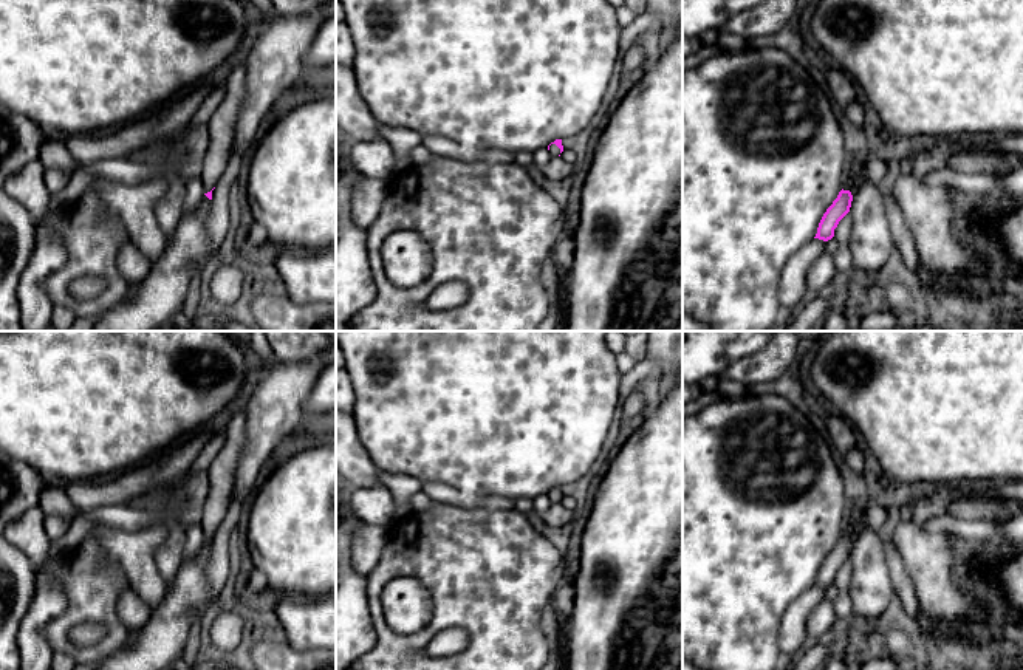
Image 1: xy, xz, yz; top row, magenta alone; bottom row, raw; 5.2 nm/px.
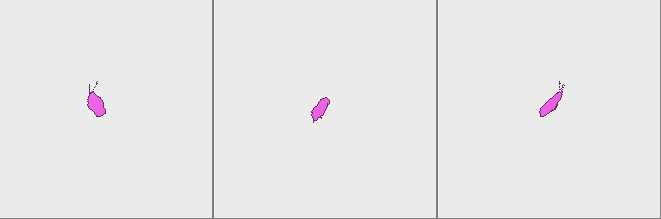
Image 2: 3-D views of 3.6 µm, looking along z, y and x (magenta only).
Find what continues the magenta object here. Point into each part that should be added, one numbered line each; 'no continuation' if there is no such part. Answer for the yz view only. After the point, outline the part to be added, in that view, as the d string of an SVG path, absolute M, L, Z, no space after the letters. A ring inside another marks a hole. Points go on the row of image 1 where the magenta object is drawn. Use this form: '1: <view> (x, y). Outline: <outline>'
1: yz (848, 183). Outline: M859 164L853 166L853 172L843 181L843 186L842 186L843 190L850 190L851 192L853 184L856 183L857 176L860 175L860 169L862 169L862 166L859 166Z

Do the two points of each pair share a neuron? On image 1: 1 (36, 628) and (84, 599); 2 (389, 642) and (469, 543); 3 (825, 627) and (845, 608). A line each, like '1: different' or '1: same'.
1: different
2: same
3: different

